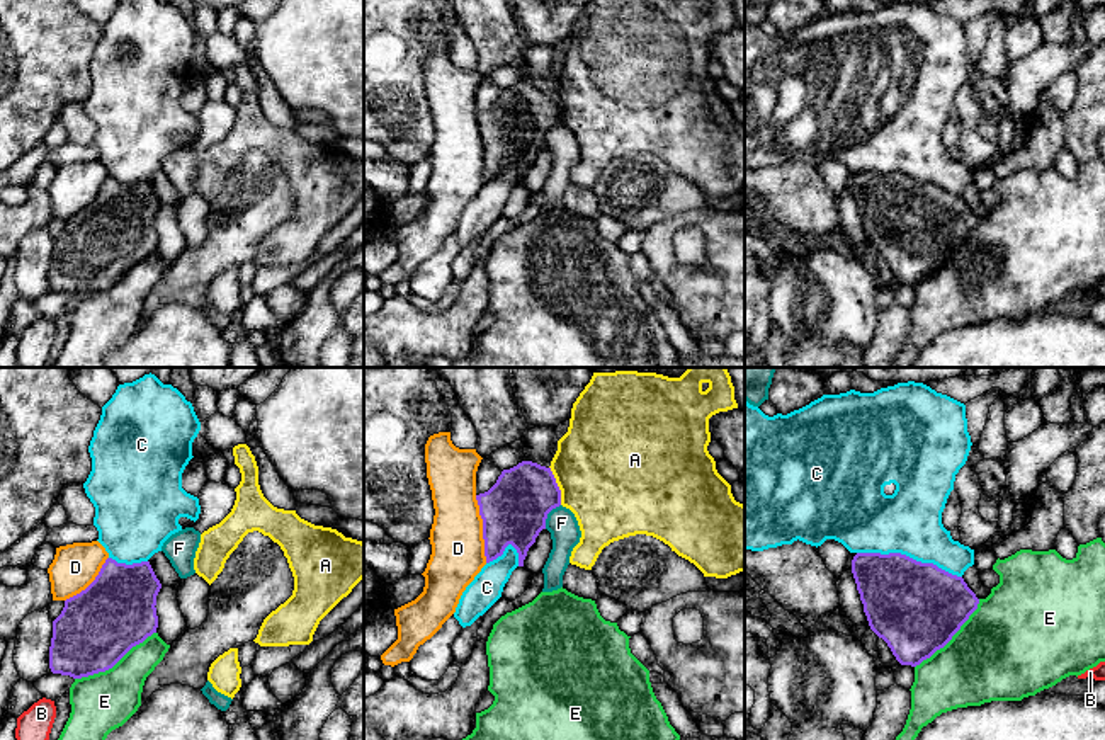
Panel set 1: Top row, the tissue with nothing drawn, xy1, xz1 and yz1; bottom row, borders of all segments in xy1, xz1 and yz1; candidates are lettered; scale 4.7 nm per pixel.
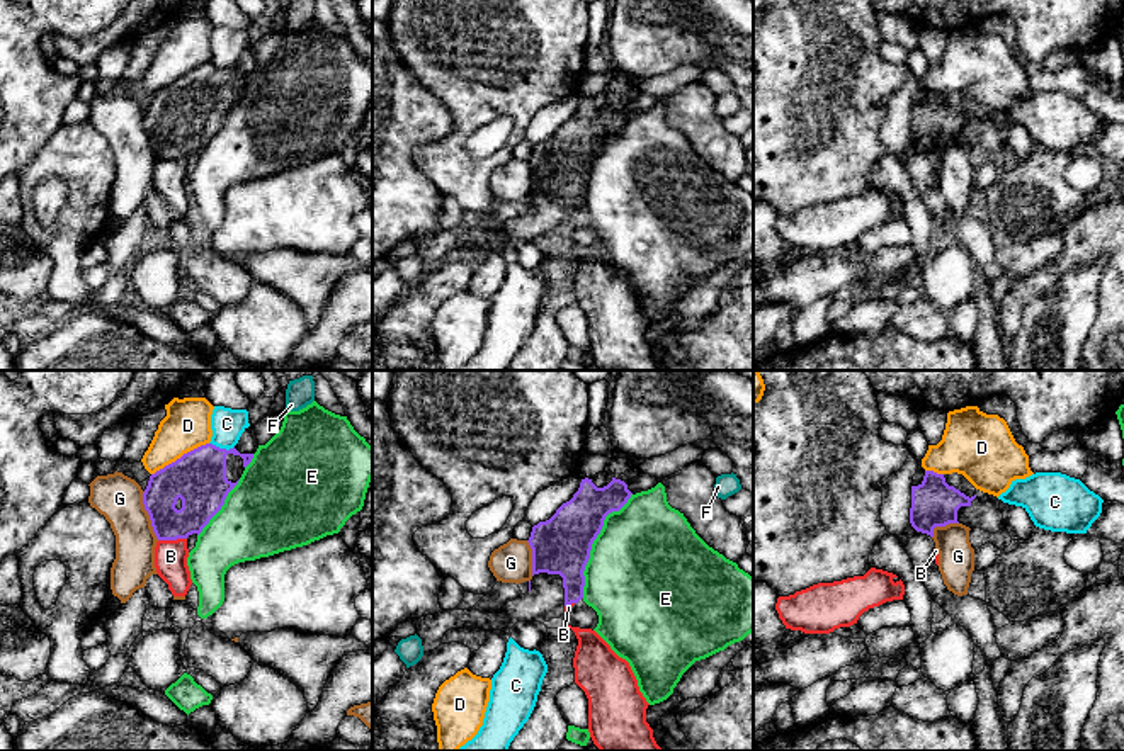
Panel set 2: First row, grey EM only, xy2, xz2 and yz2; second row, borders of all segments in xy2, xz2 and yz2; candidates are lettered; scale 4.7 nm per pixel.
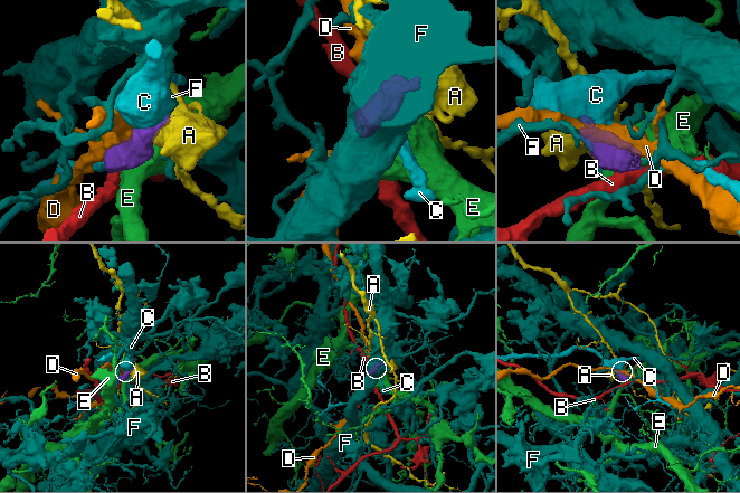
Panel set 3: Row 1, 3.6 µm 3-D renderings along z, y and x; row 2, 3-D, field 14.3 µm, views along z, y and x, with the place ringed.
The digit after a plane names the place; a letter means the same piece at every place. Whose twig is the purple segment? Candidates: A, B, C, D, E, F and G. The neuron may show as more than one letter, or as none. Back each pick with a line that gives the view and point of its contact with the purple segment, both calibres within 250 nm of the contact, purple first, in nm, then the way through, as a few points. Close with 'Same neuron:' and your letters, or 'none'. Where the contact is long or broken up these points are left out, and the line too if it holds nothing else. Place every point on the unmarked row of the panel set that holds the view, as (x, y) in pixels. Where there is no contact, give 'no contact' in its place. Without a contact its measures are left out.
Same neuron: none

